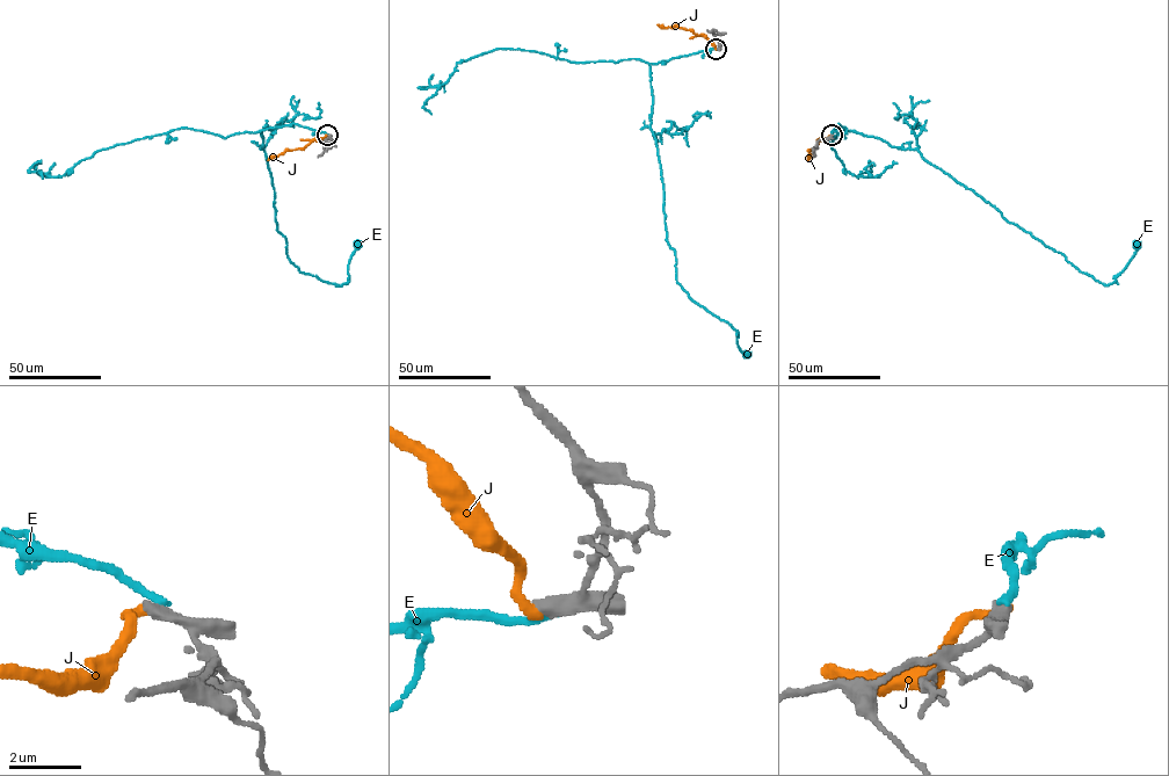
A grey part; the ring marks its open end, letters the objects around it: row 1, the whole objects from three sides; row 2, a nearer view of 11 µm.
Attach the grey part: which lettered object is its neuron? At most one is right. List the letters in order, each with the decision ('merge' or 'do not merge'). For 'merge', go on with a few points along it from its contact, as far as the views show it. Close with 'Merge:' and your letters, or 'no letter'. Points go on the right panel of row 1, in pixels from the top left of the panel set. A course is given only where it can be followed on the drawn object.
E: do not merge
J: do not merge
Merge: no letter

